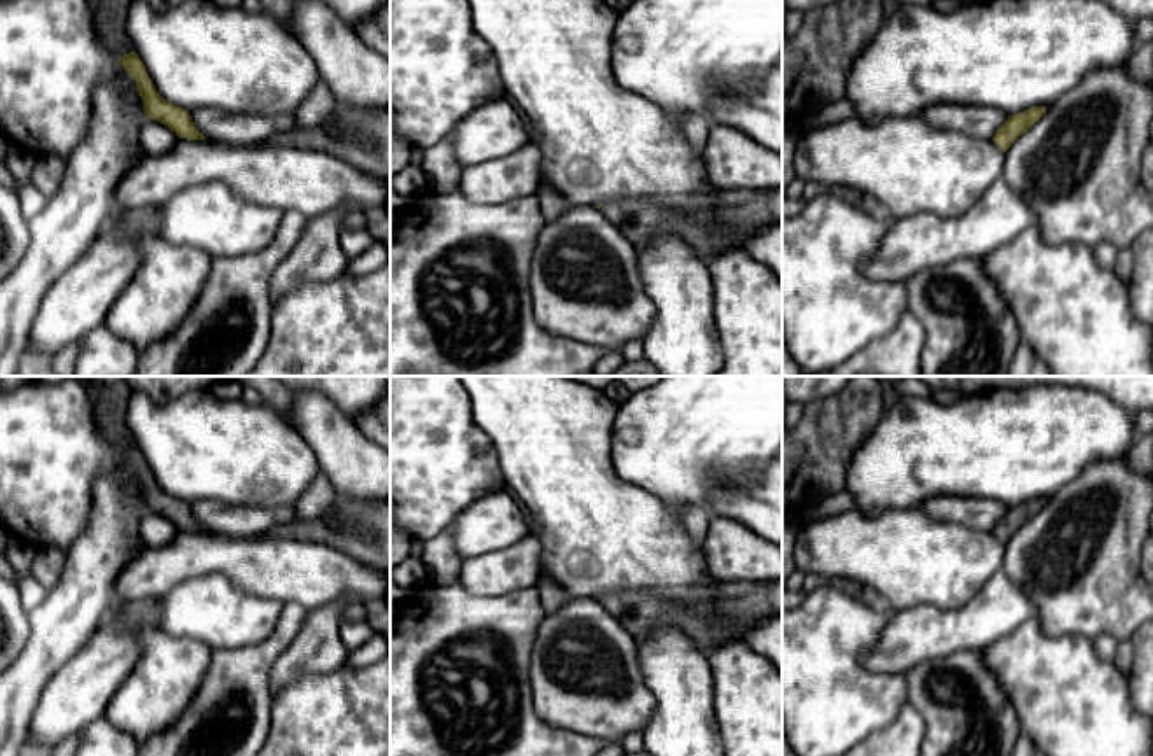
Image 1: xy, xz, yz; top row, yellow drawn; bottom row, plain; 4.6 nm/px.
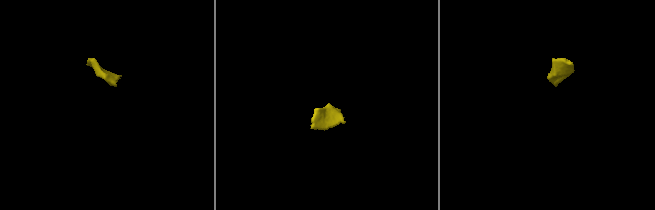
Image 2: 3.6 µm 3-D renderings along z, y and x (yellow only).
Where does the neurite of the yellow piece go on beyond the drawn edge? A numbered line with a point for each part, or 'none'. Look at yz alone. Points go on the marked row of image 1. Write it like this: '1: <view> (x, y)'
none

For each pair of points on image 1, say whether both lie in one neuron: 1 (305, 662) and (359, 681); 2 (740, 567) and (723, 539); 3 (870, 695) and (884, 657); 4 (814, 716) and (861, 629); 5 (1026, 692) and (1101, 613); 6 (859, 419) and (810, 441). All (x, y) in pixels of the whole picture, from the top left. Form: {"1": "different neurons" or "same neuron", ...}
{"1": "different neurons", "2": "same neuron", "3": "different neurons", "4": "same neuron", "5": "different neurons", "6": "same neuron"}

